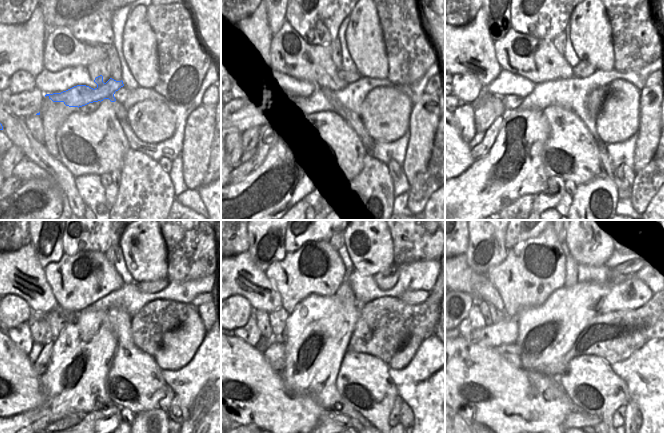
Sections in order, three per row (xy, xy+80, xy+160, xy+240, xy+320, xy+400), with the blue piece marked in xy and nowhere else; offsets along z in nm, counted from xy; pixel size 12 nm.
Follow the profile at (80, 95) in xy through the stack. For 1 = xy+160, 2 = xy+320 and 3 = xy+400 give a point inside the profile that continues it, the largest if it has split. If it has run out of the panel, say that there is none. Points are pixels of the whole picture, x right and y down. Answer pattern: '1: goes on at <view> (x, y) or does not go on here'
1: goes on at xy+160 (584, 69)
2: goes on at xy+320 (386, 279)
3: goes on at xy+400 (618, 274)

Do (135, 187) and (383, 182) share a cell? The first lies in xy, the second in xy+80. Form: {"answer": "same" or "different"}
{"answer": "same"}

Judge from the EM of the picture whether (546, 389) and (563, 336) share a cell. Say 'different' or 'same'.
different

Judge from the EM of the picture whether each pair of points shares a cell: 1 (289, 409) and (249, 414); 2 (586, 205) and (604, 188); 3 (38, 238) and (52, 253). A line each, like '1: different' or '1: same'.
1: same
2: same
3: same

